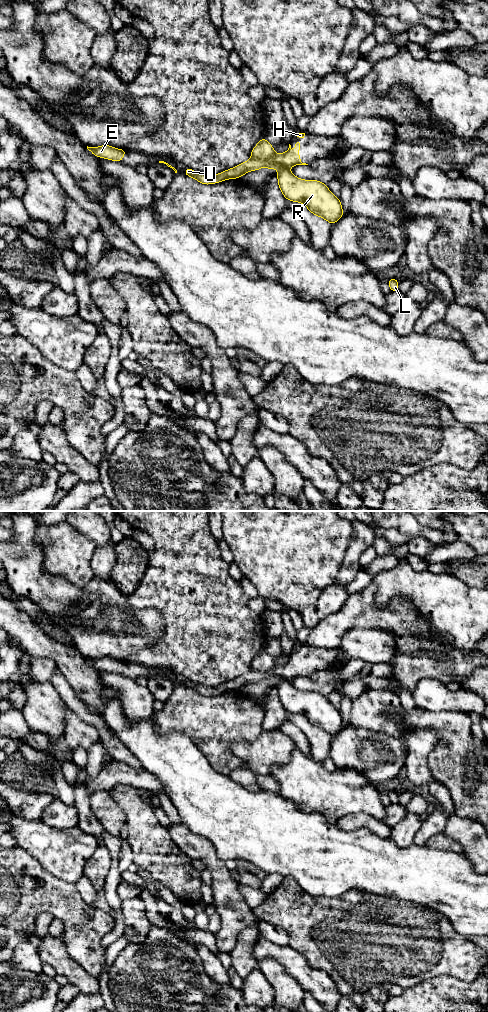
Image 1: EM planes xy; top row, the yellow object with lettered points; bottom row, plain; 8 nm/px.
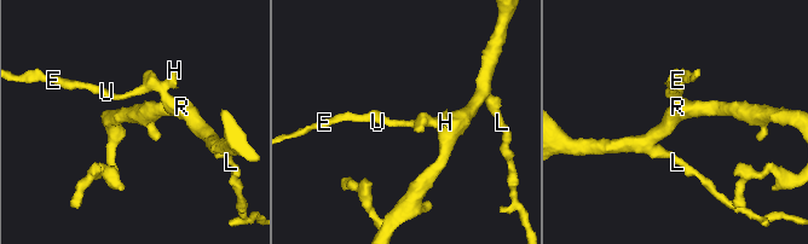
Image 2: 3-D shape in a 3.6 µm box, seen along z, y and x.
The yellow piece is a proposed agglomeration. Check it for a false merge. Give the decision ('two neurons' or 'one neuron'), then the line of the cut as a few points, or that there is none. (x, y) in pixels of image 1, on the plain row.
two neurons; cut xy (272, 668), (275, 674), (288, 679)

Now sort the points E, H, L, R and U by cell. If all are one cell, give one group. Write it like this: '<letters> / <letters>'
E H U / L R

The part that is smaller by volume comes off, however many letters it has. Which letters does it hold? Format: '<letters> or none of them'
E, H, U

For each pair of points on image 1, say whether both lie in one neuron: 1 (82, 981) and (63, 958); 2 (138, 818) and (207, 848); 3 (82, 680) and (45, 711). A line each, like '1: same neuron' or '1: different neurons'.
1: same neuron
2: different neurons
3: different neurons

